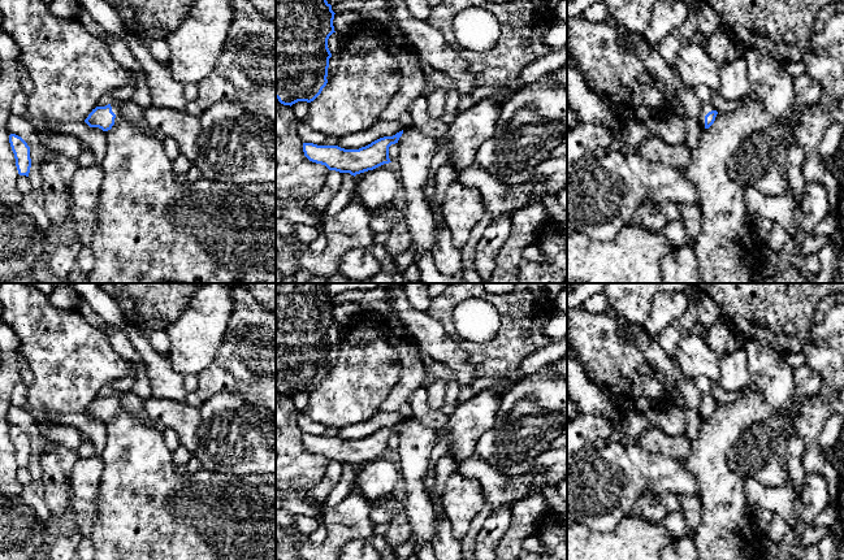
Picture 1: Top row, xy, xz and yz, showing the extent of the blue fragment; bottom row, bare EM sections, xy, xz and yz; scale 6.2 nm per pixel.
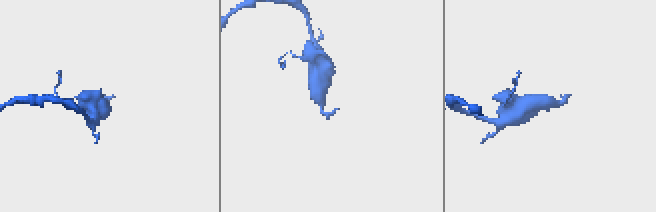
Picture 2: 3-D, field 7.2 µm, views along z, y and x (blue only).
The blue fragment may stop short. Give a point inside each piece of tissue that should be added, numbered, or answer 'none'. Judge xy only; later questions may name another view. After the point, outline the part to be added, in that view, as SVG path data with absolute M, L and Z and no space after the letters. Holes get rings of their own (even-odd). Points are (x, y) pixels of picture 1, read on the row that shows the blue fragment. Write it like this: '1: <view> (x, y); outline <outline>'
1: xy (116, 107); outline M116 101L116 103L111 104L112 112L116 114L114 123L122 117L124 104L125 104L124 101Z

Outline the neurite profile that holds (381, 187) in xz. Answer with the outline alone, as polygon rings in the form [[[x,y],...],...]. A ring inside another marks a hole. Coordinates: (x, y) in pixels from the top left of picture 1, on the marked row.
[[[394,162],[384,164],[354,177],[351,201],[359,201],[369,213],[401,204],[402,183]]]

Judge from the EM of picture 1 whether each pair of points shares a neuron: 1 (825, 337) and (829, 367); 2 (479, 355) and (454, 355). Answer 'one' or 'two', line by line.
1: one
2: two

